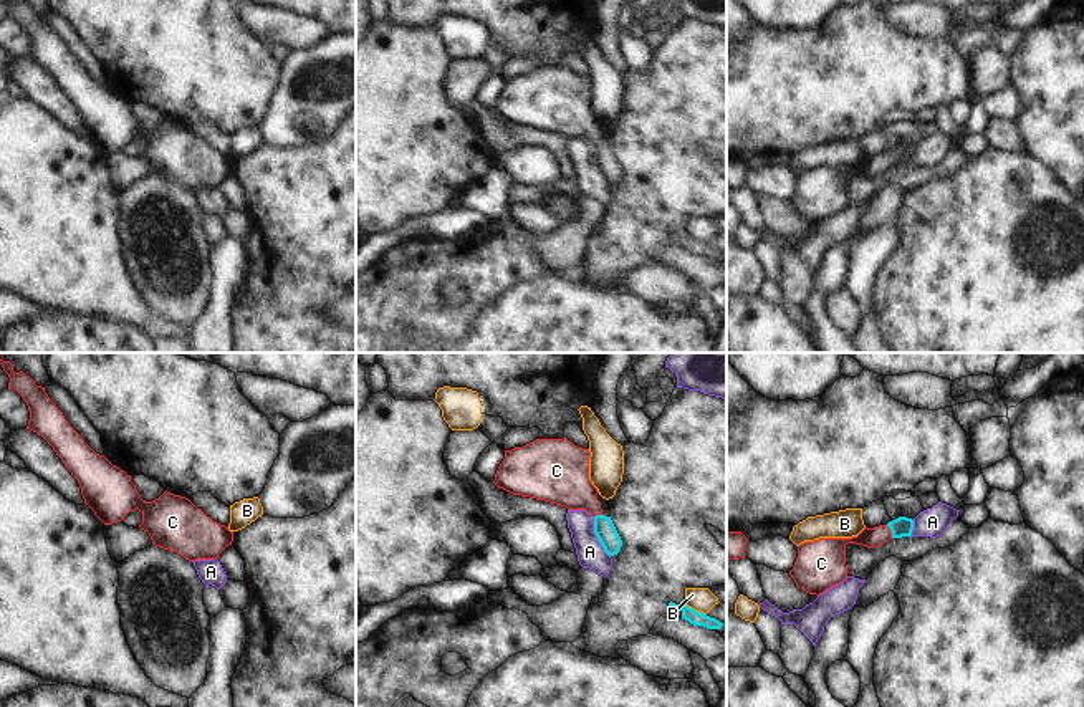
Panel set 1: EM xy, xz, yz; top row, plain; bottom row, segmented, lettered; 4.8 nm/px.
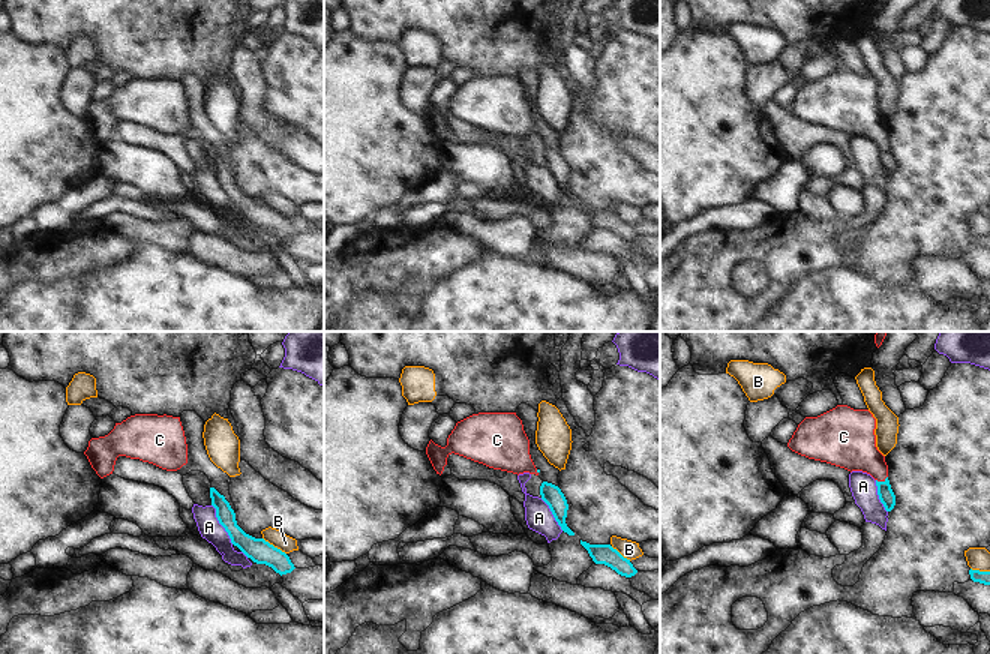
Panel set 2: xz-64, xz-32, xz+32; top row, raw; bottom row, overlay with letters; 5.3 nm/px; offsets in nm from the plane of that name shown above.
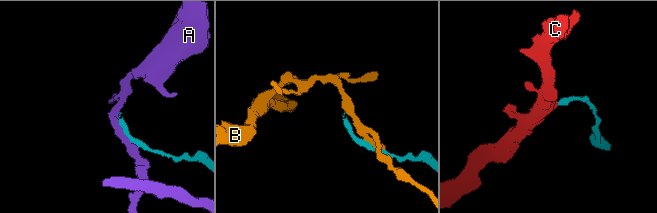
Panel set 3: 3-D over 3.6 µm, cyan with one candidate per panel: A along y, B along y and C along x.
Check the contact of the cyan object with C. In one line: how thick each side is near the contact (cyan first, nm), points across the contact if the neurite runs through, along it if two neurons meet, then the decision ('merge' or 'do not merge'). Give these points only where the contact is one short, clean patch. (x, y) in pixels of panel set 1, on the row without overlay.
calibres 100 and 100 nm; way yz (901, 156), (891, 159), (874, 166); merge

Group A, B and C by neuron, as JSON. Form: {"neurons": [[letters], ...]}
{"neurons": [["A"], ["B"], ["C"]]}

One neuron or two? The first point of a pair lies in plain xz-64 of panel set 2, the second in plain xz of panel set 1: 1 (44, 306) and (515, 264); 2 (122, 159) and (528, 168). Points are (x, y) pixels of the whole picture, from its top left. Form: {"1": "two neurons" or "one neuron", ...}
{"1": "two neurons", "2": "one neuron"}

